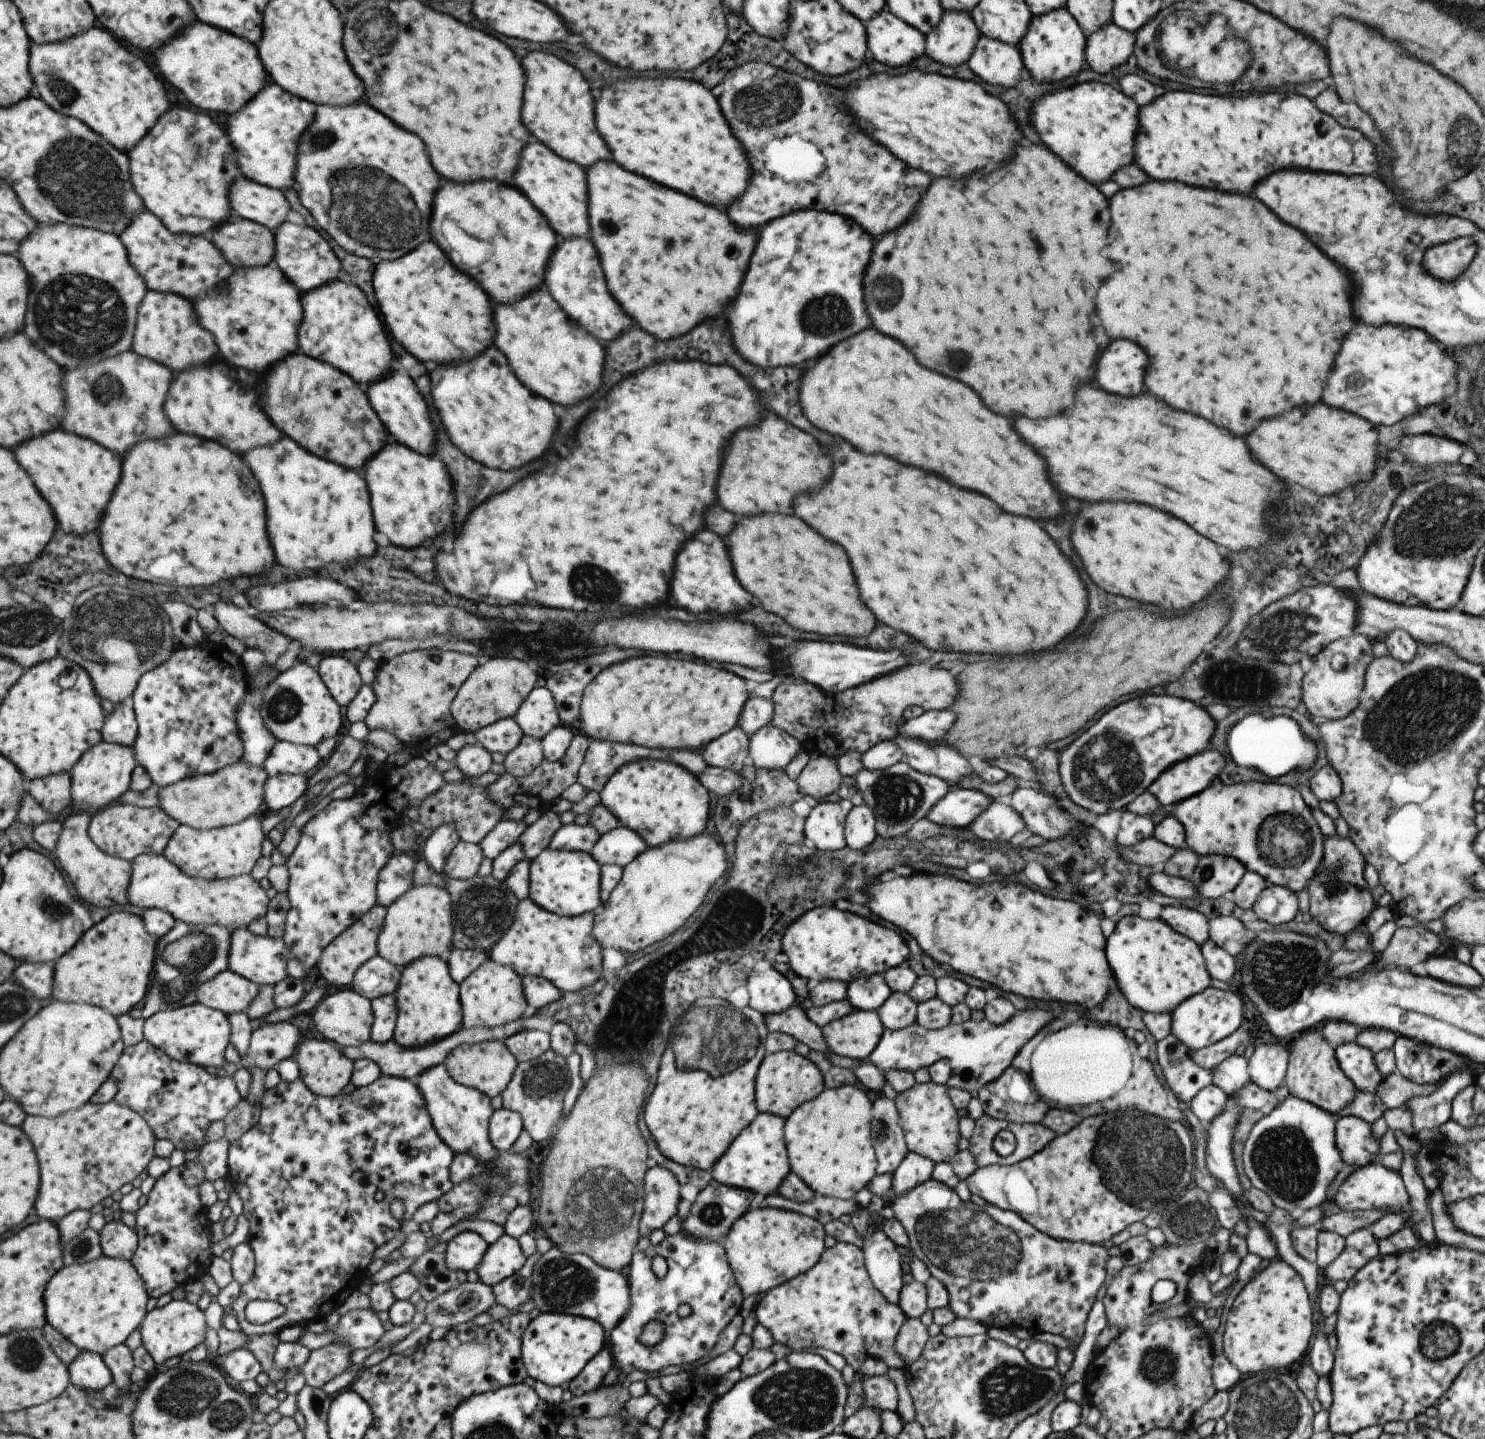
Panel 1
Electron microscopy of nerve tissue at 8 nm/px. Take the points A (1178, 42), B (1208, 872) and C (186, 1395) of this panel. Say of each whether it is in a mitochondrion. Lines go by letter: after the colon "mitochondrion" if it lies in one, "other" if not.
A: mitochondrion
B: mitochondrion
C: mitochondrion

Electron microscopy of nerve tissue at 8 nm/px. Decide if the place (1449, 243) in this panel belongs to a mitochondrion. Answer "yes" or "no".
no

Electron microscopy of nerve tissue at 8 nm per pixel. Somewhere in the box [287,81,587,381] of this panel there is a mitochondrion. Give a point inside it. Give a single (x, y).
(381, 228)

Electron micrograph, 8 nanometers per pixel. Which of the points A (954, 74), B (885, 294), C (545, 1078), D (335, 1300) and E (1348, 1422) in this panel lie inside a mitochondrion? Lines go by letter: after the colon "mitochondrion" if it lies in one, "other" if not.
A: other
B: mitochondrion
C: mitochondrion
D: other
E: other

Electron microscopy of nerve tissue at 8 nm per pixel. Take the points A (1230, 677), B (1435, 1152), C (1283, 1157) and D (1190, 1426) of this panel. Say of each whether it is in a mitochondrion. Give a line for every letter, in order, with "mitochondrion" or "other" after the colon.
A: mitochondrion
B: other
C: mitochondrion
D: other

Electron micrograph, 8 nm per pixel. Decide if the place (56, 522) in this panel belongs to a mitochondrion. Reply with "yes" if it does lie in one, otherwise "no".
no

